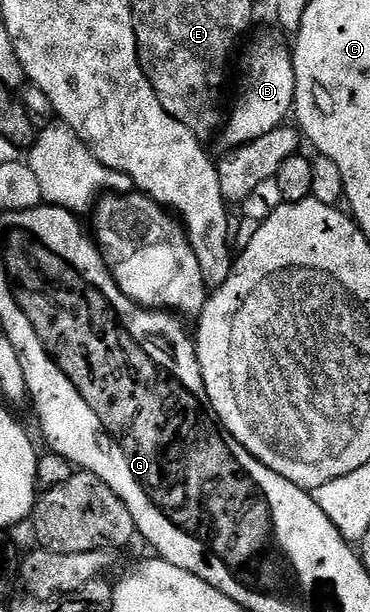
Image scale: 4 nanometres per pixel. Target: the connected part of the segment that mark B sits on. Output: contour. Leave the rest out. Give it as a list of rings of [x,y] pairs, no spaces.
[[[263,35],[247,51],[243,59],[243,88],[235,99],[235,104],[229,107],[221,132],[224,148],[234,149],[249,141],[257,141],[257,137],[265,137],[265,133],[273,133],[273,129],[284,126],[288,122],[295,106],[295,57],[290,46],[287,47],[279,39],[271,35]]]

